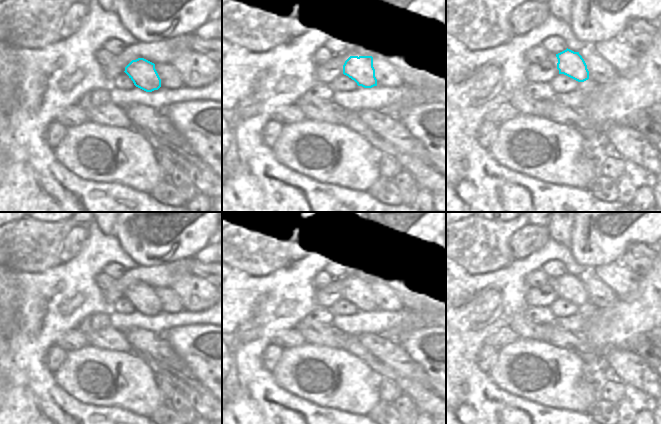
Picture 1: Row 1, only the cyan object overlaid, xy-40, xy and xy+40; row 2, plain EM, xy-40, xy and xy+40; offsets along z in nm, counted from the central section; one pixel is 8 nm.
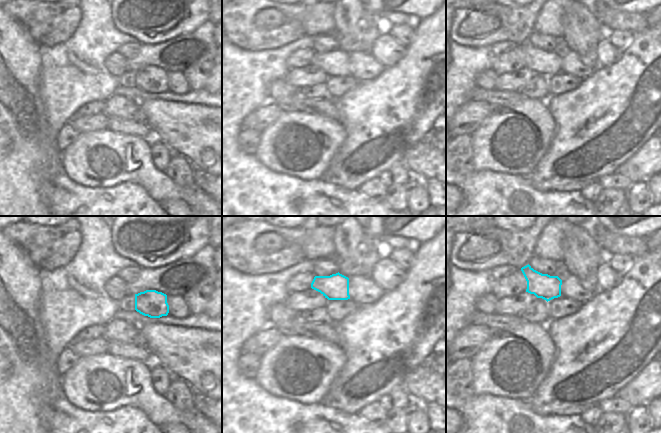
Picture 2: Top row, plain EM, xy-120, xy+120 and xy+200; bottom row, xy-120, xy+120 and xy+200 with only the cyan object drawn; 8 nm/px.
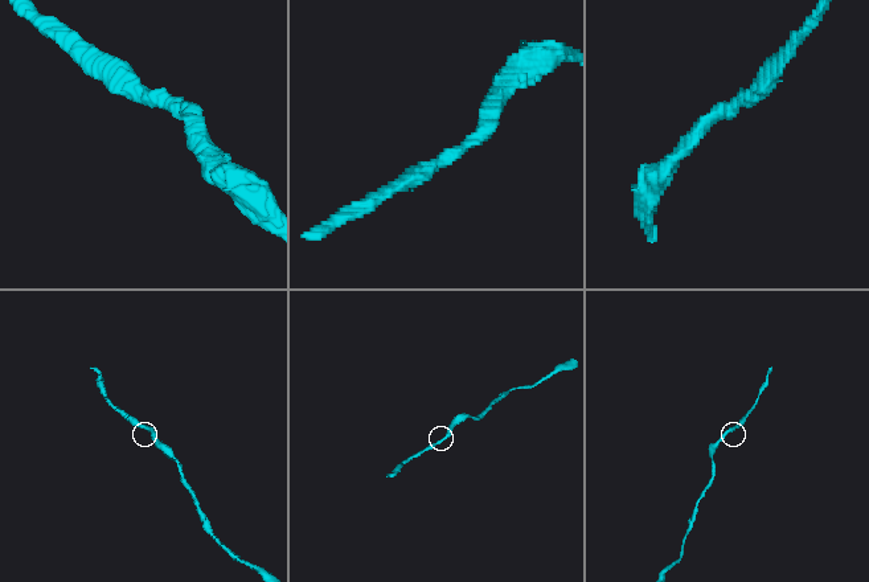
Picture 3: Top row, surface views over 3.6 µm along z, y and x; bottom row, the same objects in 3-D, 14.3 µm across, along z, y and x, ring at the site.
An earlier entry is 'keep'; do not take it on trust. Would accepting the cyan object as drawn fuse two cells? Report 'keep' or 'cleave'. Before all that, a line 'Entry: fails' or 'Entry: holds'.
Entry: holds
keep

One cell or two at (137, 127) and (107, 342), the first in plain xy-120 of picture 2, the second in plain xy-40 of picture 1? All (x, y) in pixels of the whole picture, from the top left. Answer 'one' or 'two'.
one

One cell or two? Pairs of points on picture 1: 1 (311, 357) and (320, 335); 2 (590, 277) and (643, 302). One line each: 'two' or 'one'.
1: two
2: two

